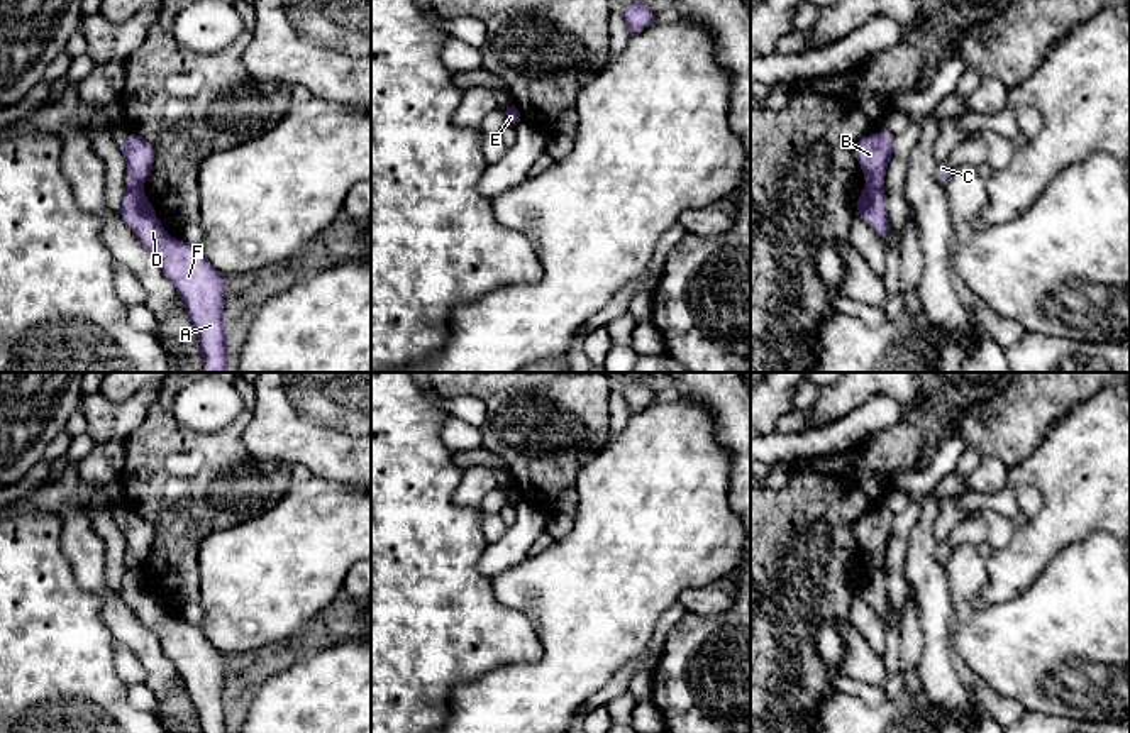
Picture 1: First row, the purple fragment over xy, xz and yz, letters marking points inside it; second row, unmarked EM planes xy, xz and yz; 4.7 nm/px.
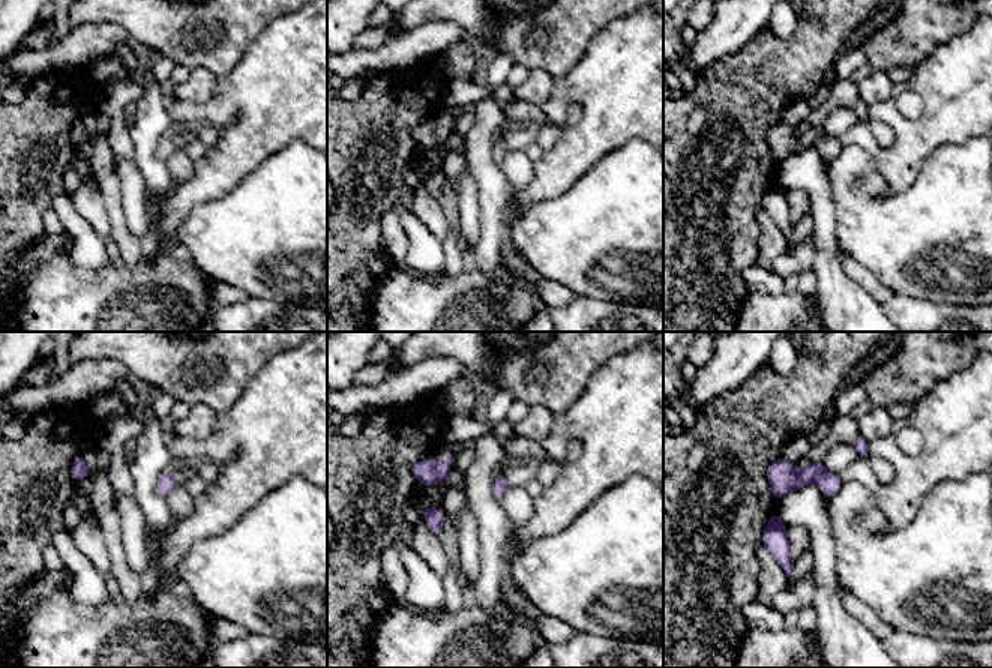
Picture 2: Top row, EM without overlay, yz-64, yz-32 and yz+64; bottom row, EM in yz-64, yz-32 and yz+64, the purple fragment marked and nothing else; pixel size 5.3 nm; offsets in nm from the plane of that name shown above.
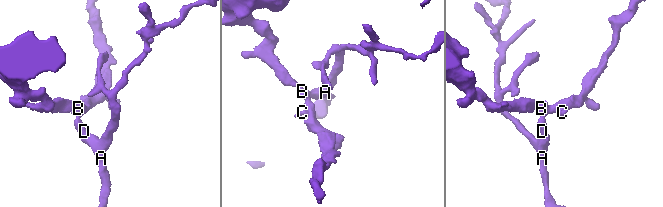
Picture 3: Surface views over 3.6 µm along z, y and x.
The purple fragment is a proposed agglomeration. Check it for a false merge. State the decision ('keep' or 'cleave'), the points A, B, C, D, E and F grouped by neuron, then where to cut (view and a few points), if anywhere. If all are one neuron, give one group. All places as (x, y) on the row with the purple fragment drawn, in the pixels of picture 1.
cleave | A D E F / B C | yz (866, 187), (880, 190)

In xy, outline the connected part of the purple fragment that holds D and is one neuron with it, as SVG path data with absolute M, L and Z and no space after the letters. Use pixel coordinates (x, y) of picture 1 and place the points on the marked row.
M127 190L120 215L158 256L164 276L176 286L200 339L203 372L227 372L225 364L232 347L225 342L222 325L225 276L202 251L163 230L142 190Z

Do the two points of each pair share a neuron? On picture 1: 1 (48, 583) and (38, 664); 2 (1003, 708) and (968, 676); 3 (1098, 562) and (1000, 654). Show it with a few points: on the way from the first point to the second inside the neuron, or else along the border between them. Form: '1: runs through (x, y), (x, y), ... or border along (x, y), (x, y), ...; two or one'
1: runs through (38, 603), (38, 644); one
2: runs through (995, 705), (974, 684); one
3: runs through (1074, 586), (1024, 637); one

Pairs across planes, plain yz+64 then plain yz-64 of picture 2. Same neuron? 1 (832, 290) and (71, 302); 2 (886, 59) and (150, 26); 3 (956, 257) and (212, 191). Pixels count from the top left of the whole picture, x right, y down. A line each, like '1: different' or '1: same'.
1: different
2: same
3: different

